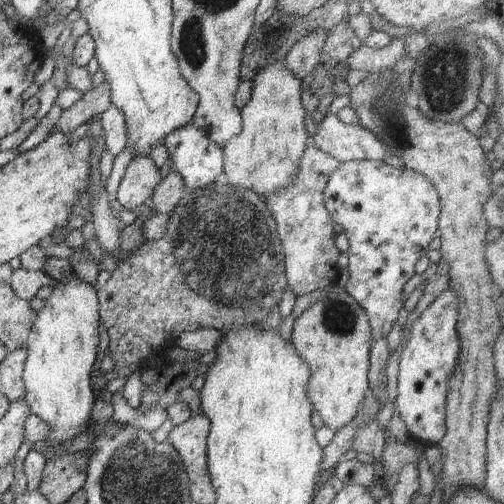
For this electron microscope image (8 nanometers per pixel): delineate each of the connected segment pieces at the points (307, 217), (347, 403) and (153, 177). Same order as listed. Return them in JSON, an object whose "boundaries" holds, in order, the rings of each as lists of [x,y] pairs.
{"boundaries":[[[[309,145],[302,156],[294,182],[264,200],[277,225],[278,238],[285,256],[287,288],[296,298],[315,290],[325,290],[336,284],[339,278],[337,261],[340,253],[335,244],[334,223],[324,206],[324,192],[330,176],[340,166],[332,156]]],[[[343,289],[314,302],[294,322],[291,344],[310,370],[308,399],[313,410],[320,414],[324,426],[334,432],[352,422],[357,416],[358,406],[369,392],[371,333],[364,310]]],[[[134,157],[126,168],[116,199],[124,208],[134,210],[151,199],[161,180],[160,169],[150,157]]]]}

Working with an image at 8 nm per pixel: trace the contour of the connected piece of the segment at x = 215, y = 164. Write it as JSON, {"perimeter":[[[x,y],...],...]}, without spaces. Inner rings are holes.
{"perimeter":[[[193,124],[168,134],[162,144],[168,149],[171,172],[180,174],[188,190],[200,190],[222,180],[225,172],[223,148],[212,142],[202,130]]]}

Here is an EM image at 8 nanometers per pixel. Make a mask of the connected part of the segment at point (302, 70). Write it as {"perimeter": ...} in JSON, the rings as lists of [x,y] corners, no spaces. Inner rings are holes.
{"perimeter":[[[318,28],[298,40],[284,60],[284,64],[294,78],[301,80],[314,71],[322,53],[328,31]]]}

